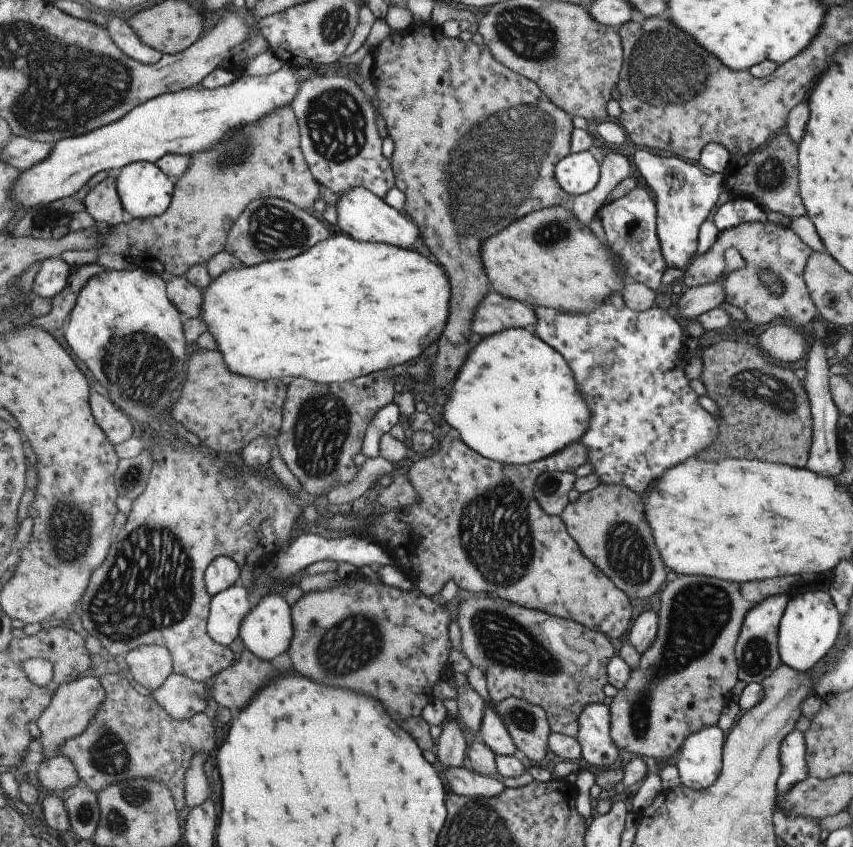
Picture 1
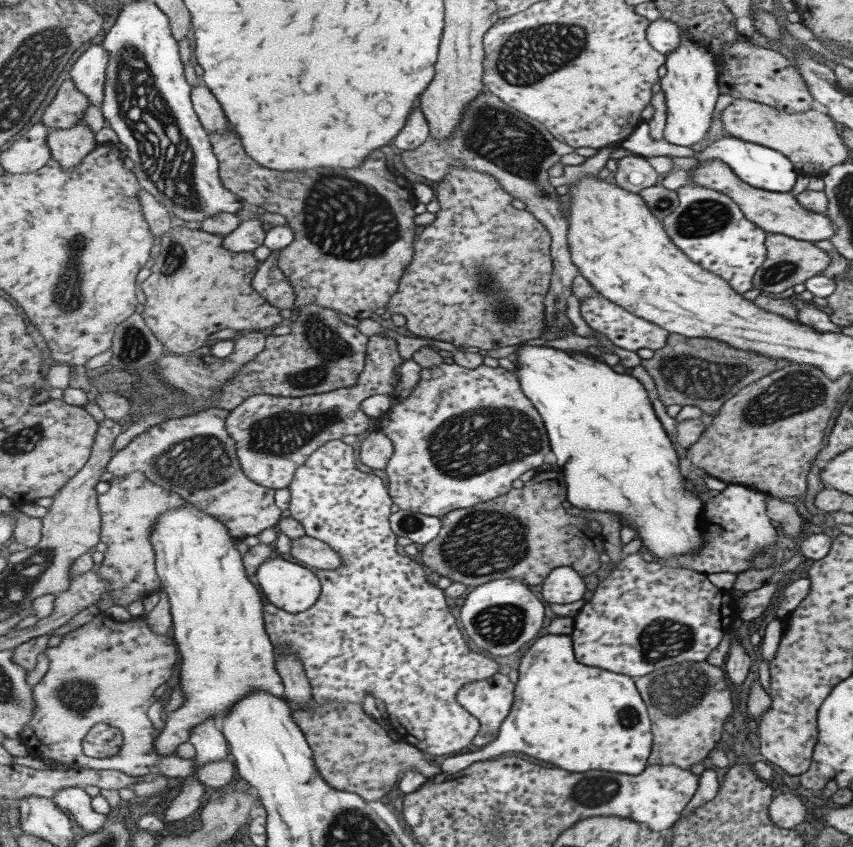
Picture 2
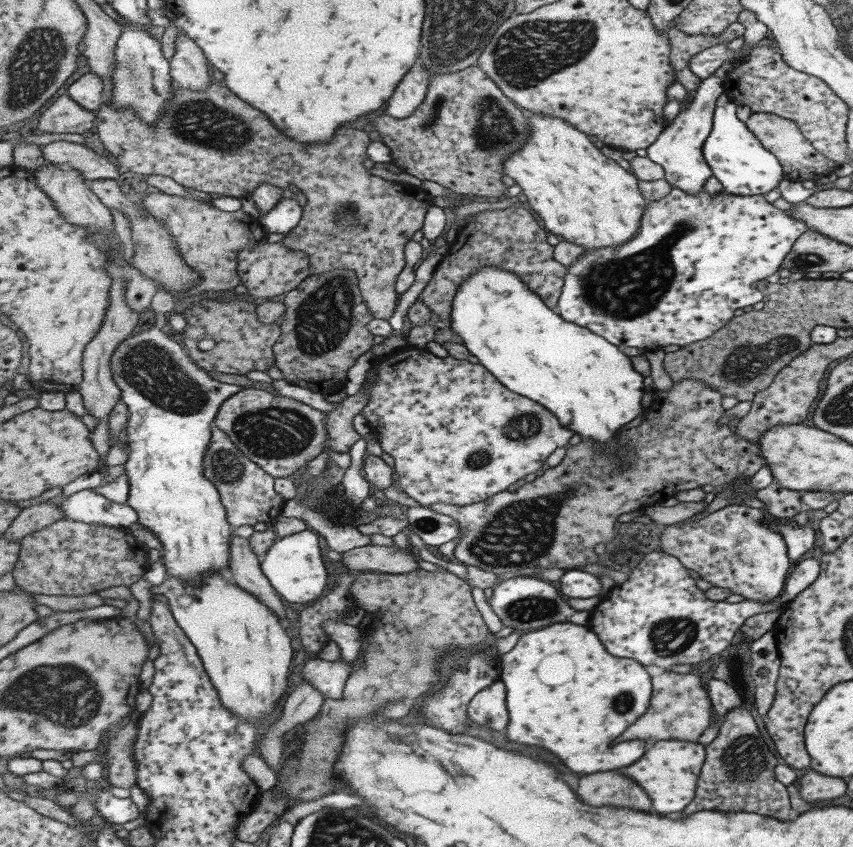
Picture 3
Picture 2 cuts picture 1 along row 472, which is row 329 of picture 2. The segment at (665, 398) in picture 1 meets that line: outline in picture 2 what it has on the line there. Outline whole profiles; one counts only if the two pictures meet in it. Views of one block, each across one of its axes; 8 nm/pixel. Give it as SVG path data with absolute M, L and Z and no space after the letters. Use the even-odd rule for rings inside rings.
M593 294L585 300L579 300L579 310L581 310L581 318L585 320L585 324L593 330L593 332L601 332L603 336L607 336L607 340L613 344L613 346L619 346L621 350L629 350L629 352L637 352L641 348L647 348L647 350L659 350L665 346L669 334L663 330L663 328L657 328L655 324L647 322L647 320L641 320L639 316L633 316L631 312L627 312L625 308L613 304L611 300L603 298L601 294Z

